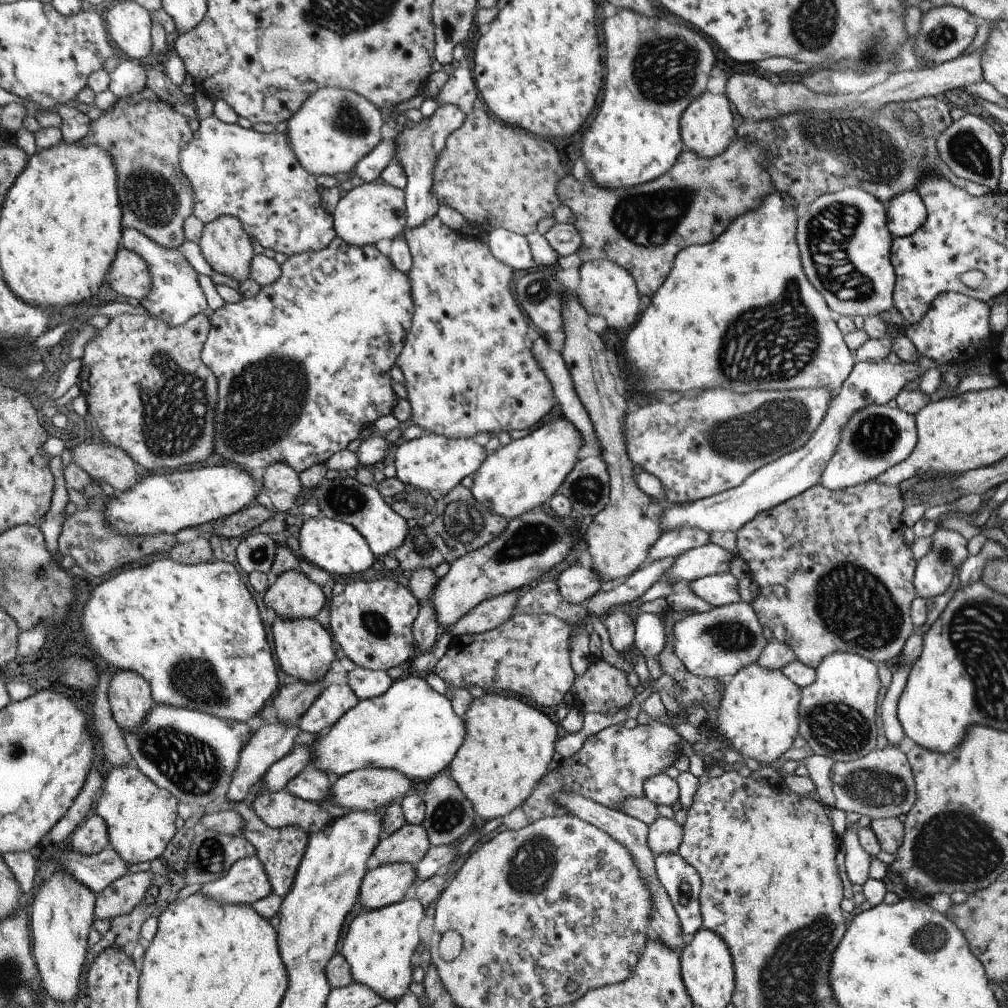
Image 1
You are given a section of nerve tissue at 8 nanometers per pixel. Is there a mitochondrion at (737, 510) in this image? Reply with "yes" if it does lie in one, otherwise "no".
no

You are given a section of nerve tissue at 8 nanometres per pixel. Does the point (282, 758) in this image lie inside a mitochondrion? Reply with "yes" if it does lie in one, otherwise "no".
no

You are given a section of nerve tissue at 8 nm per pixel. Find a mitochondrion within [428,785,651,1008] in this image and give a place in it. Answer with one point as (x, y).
(531, 868)

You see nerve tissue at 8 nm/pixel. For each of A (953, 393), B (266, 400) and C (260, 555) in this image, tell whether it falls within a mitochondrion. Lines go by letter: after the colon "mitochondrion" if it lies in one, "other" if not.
A: other
B: mitochondrion
C: mitochondrion

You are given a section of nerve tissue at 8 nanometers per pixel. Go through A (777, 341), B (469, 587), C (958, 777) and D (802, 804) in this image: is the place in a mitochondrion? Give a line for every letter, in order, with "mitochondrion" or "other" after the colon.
A: mitochondrion
B: other
C: other
D: other

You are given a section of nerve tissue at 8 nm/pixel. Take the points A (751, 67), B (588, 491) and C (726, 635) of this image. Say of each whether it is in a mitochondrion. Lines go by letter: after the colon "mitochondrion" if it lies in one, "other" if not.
A: other
B: mitochondrion
C: mitochondrion

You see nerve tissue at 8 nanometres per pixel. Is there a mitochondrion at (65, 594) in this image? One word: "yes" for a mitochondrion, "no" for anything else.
no

